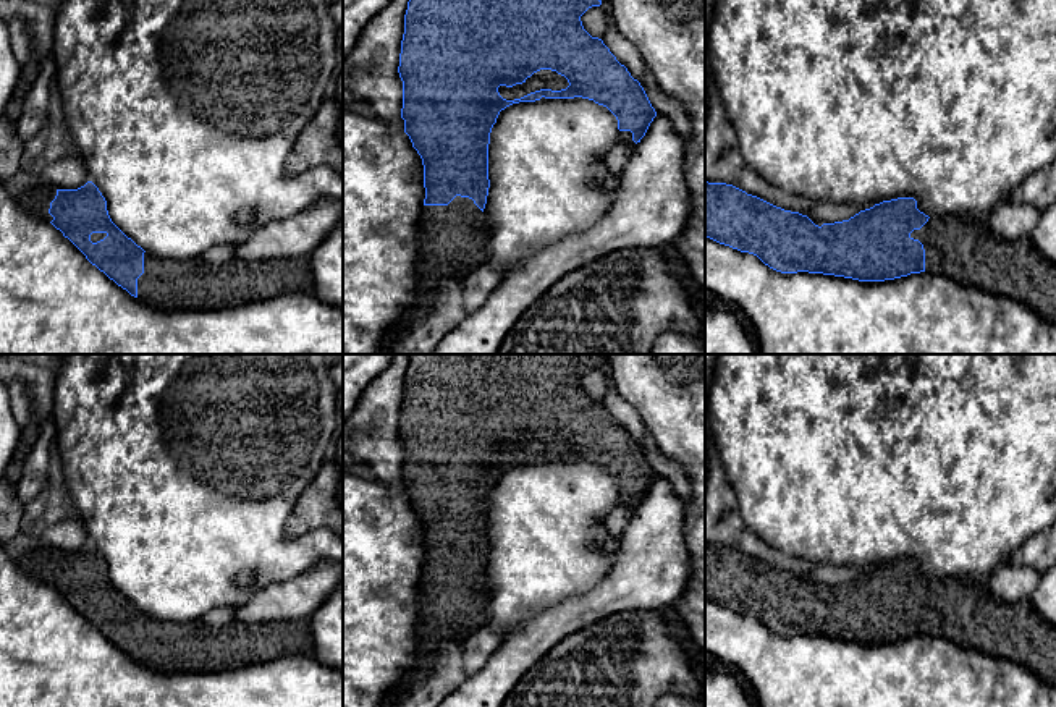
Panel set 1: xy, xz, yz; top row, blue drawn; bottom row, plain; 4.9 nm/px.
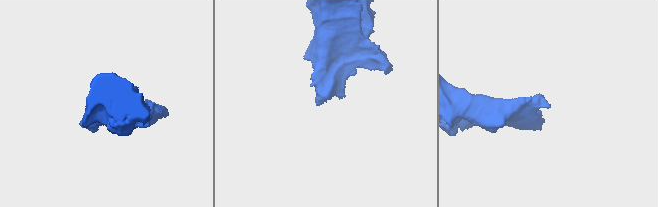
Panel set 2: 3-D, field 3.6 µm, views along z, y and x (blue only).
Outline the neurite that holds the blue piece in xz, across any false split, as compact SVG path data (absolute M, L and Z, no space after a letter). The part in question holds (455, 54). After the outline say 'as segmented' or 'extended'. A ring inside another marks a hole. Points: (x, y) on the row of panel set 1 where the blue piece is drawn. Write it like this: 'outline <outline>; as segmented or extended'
outline M409 0L404 15L398 73L403 81L404 133L422 159L425 199L417 222L419 264L427 285L458 286L466 275L487 262L490 220L484 214L488 180L490 133L501 110L519 102L582 97L606 107L618 120L618 142L634 147L657 116L644 87L631 76L602 39L592 37L581 16L602 0ZM551 70L569 83L566 89L540 89L521 99L506 100L498 87L526 83L534 73Z; extended

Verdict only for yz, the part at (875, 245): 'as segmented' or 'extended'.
extended

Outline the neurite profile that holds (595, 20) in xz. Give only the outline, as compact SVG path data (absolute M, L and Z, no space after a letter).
M603 5L592 6L581 16L581 21L592 37L602 39L608 29L610 15Z

